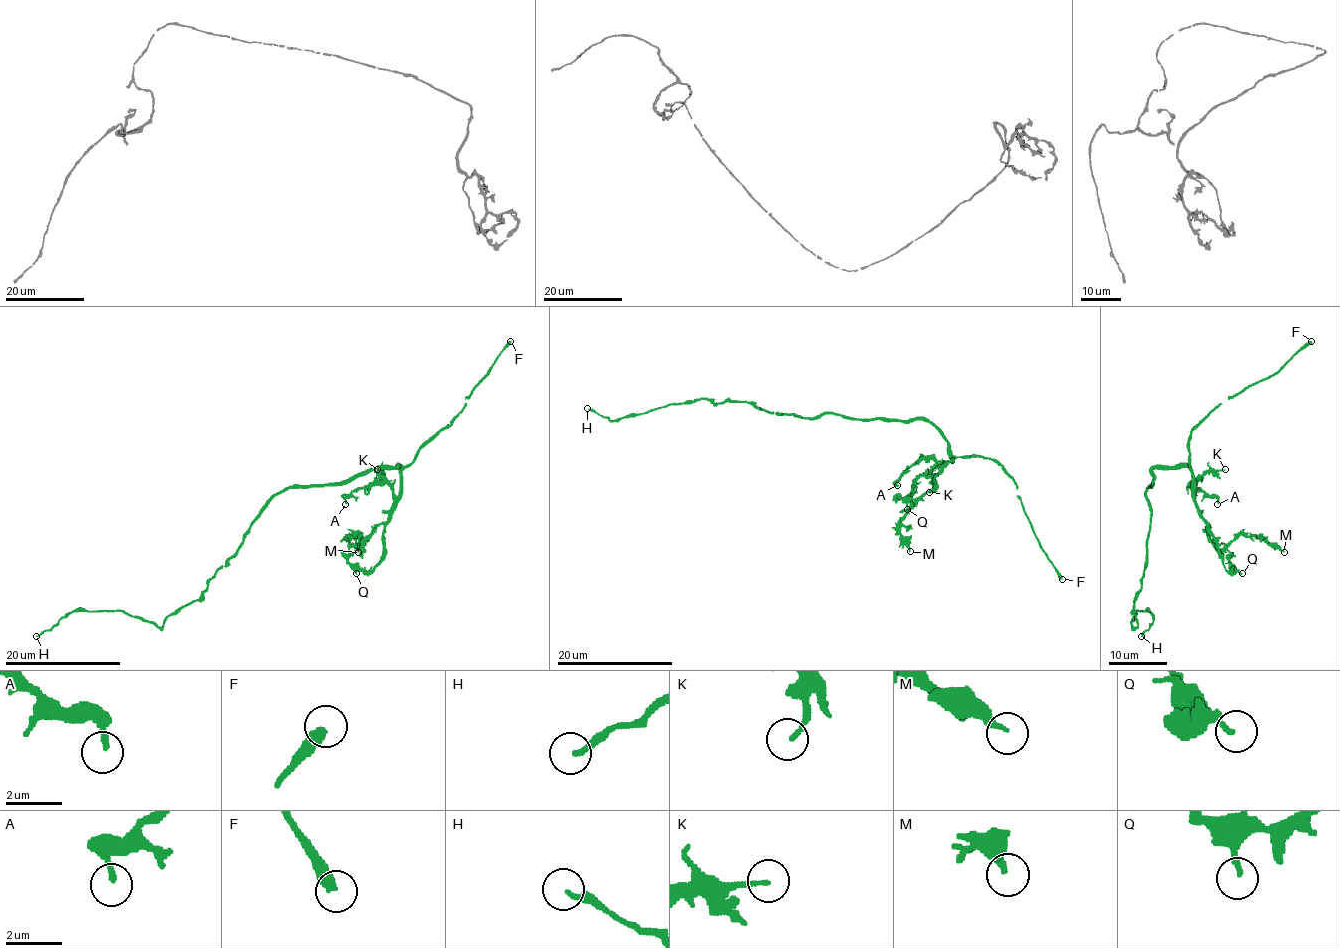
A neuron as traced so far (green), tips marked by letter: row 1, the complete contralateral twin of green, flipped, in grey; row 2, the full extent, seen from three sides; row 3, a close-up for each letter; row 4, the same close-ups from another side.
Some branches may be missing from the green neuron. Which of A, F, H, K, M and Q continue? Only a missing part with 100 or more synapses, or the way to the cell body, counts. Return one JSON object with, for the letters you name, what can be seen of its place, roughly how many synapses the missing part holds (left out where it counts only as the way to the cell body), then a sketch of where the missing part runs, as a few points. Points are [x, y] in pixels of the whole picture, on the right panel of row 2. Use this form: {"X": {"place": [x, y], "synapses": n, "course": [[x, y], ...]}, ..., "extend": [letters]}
{"F": {"place": [1311, 341], "synapses": 250}, "extend": ["F"]}

